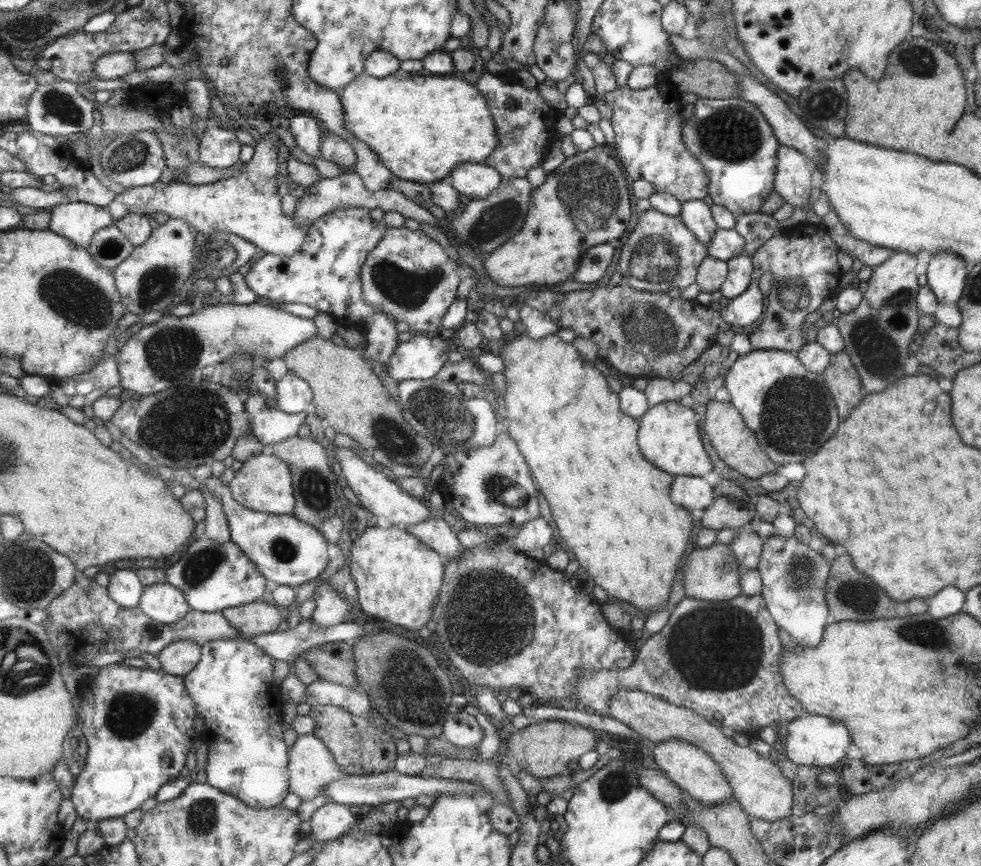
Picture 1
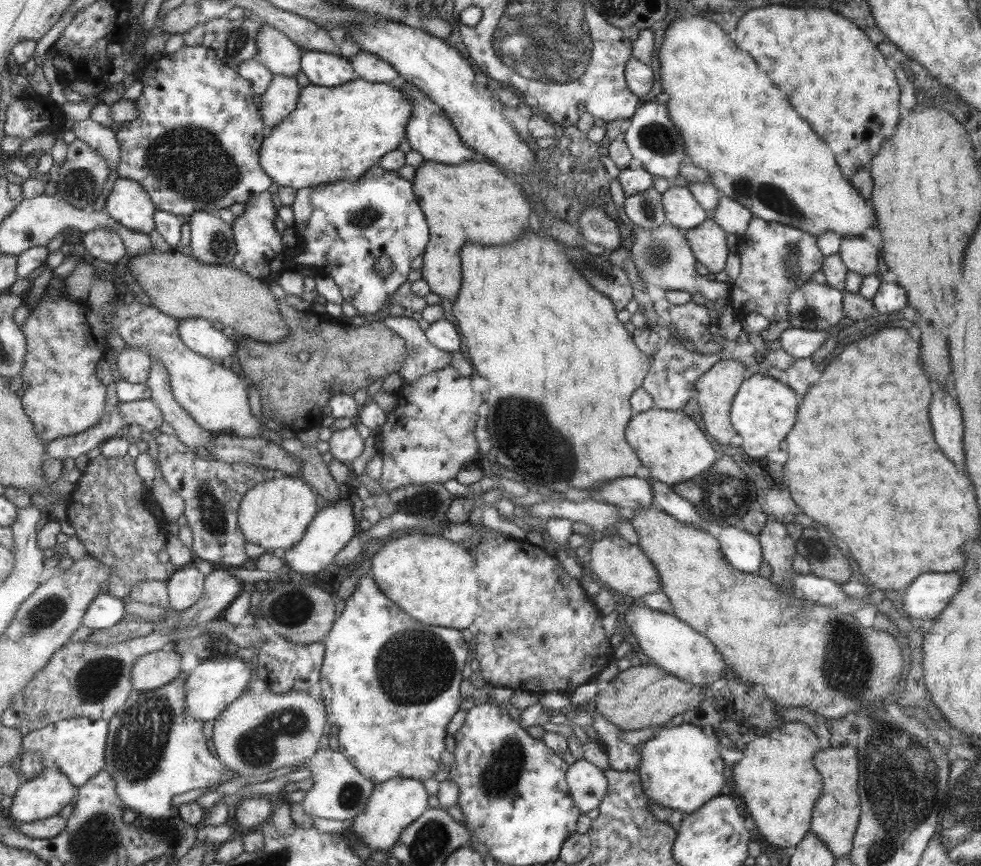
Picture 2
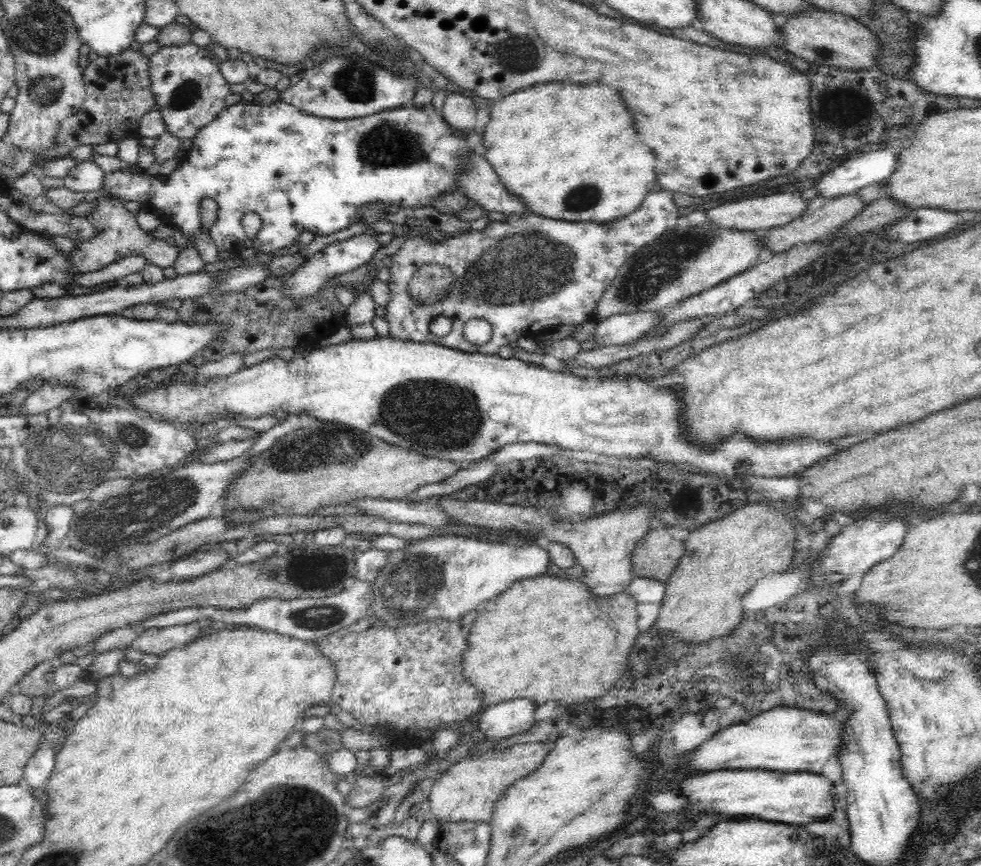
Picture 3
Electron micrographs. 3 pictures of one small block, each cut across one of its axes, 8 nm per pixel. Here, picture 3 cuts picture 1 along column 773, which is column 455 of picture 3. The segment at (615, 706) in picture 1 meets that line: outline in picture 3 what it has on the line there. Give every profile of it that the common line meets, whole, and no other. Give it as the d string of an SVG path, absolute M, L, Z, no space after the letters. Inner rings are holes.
M539 741L517 744L510 750L496 751L492 758L480 758L480 760L464 760L448 768L439 777L439 782L431 788L430 801L431 812L434 819L439 819L442 824L452 821L467 821L474 823L486 823L491 826L494 815L494 806L510 789L516 781L530 776L538 769L546 756L551 751L550 745Z

